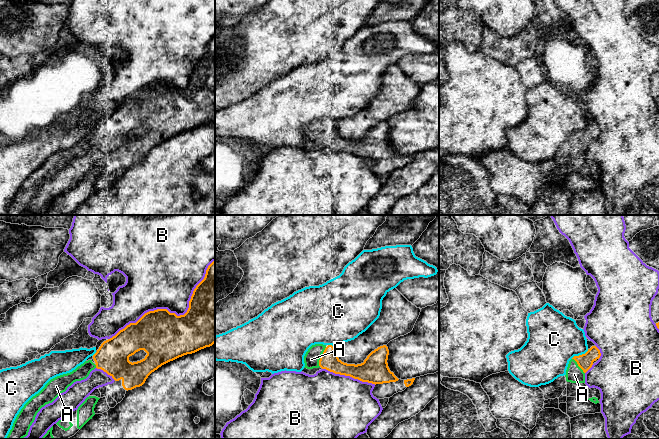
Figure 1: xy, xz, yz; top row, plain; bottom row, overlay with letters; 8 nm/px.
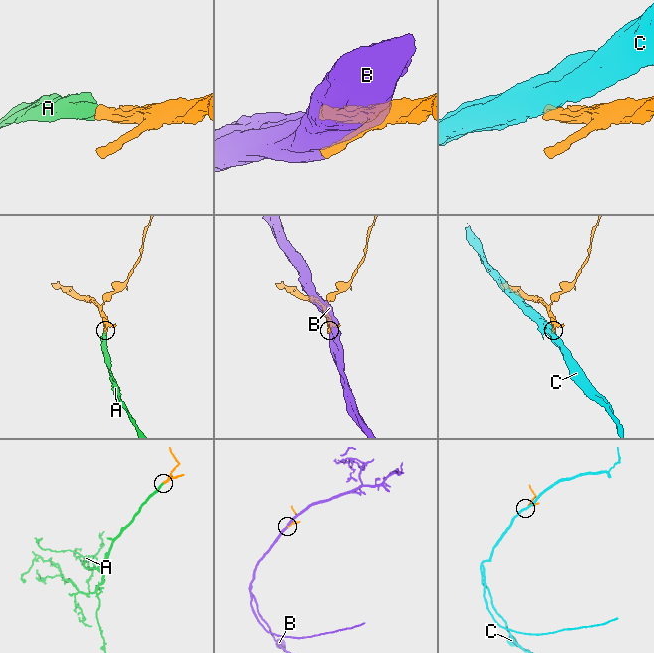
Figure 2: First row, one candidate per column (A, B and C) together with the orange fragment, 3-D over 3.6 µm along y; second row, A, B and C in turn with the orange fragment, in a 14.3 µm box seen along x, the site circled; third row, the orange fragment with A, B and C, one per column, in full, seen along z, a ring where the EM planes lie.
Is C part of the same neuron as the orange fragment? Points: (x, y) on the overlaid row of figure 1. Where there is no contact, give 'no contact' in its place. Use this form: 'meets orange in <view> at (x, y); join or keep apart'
meets orange in yz at (579, 355); keep apart

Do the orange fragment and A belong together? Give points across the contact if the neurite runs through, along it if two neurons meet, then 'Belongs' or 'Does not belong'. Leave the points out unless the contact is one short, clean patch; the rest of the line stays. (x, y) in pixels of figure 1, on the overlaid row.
Belongs

